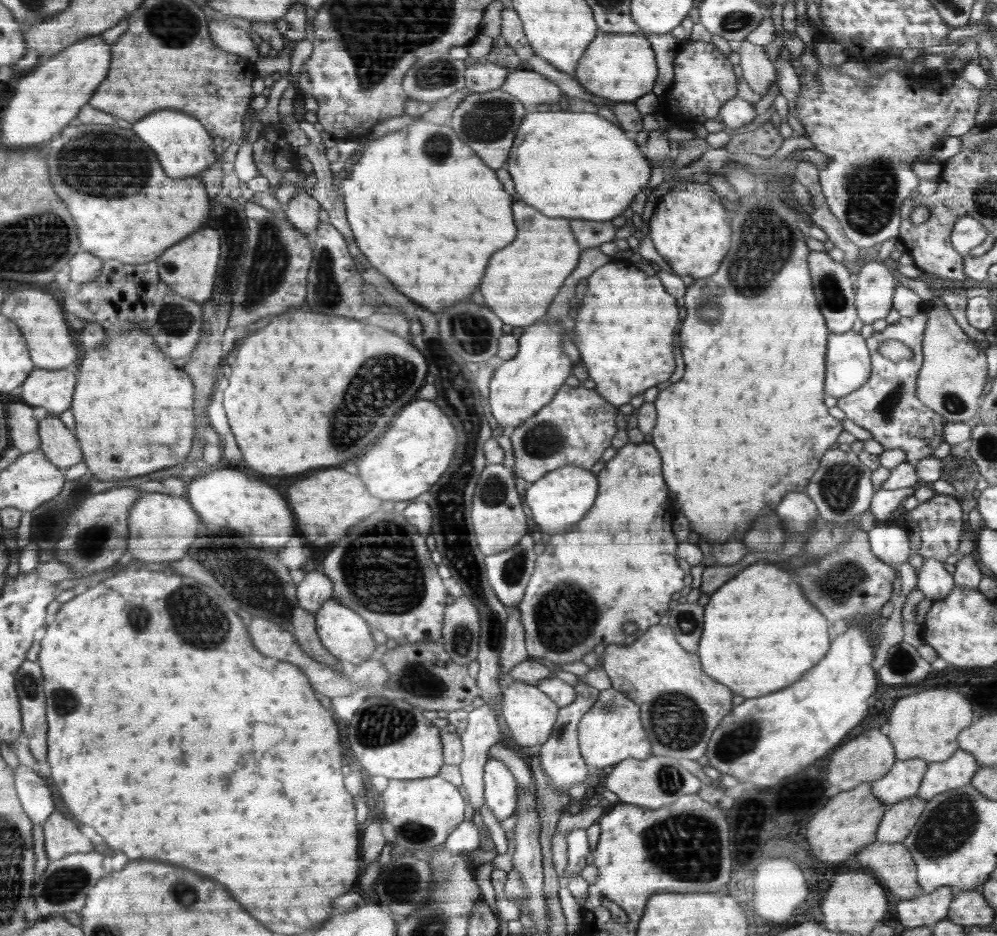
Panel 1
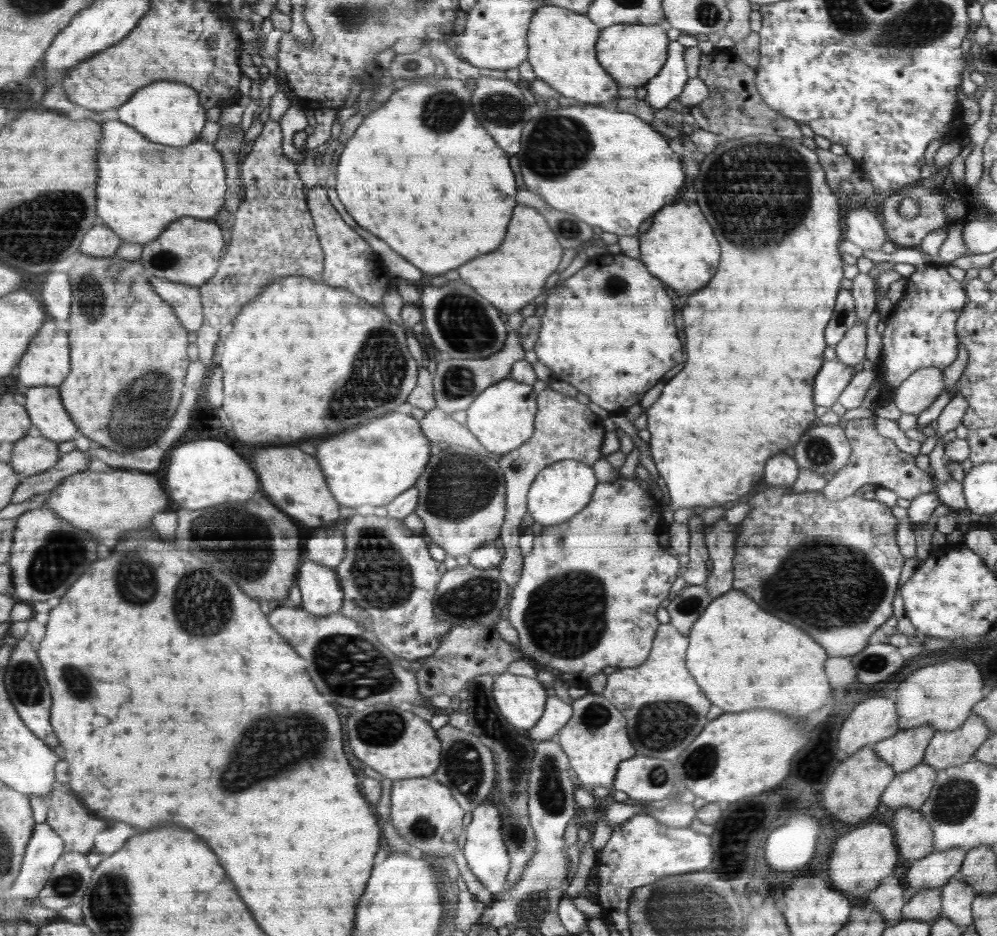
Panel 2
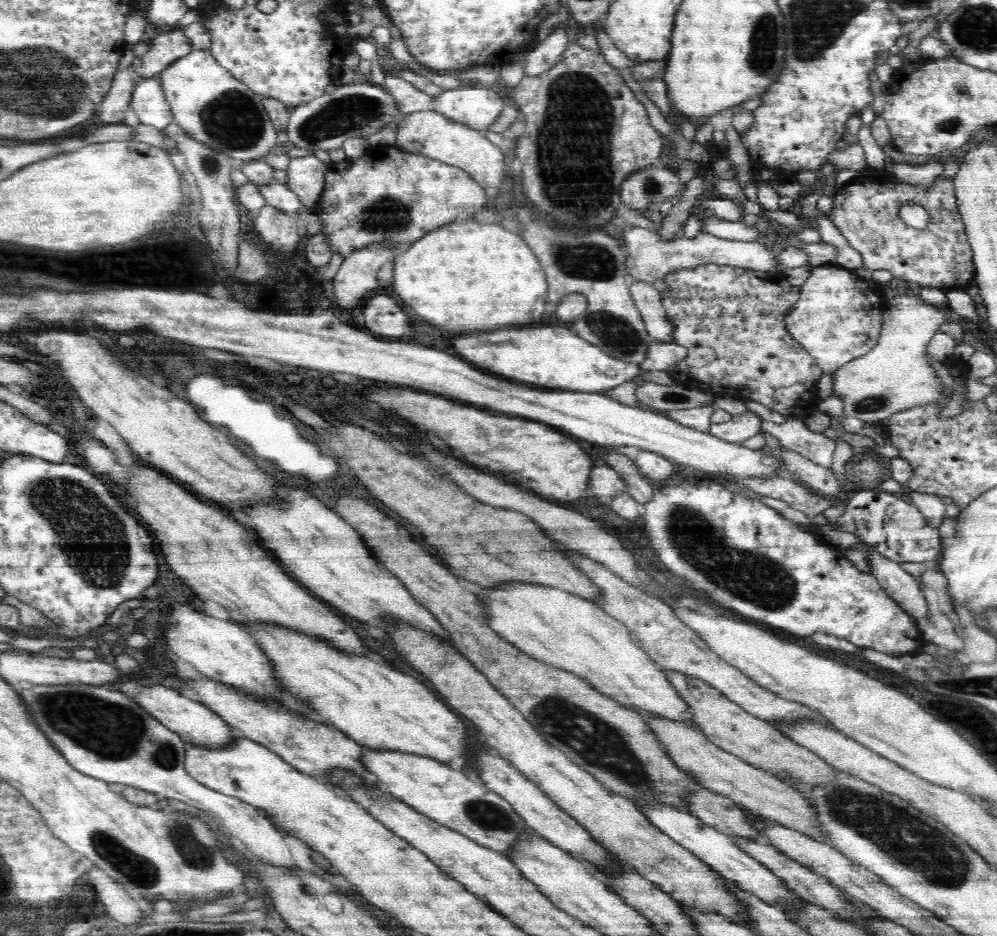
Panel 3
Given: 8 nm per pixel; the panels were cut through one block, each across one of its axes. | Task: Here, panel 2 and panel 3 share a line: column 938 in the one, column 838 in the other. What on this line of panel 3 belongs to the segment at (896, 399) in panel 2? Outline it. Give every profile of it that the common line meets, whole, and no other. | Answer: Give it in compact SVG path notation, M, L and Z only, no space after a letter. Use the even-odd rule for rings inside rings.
M896 295L891 299L883 314L876 346L833 373L835 381L832 394L843 399L844 416L853 416L873 424L886 420L896 412L904 412L913 405L940 400L944 387L940 387L940 379L936 379L936 371L928 366L928 357L924 356L924 352L930 338L944 324L944 317L949 317L950 311L950 307L944 312L934 305L912 301L907 295Z

